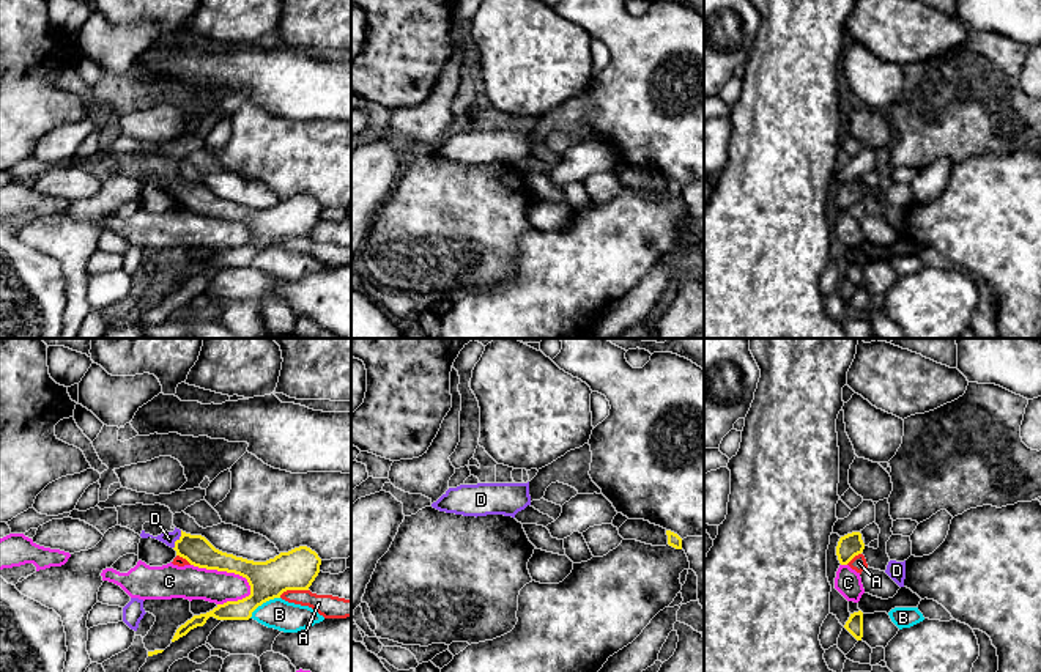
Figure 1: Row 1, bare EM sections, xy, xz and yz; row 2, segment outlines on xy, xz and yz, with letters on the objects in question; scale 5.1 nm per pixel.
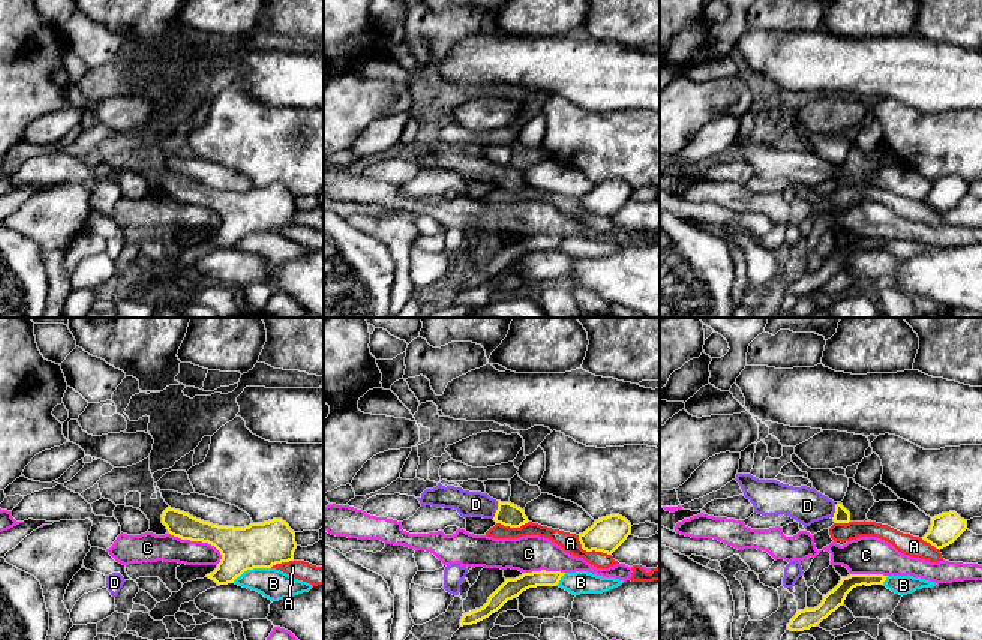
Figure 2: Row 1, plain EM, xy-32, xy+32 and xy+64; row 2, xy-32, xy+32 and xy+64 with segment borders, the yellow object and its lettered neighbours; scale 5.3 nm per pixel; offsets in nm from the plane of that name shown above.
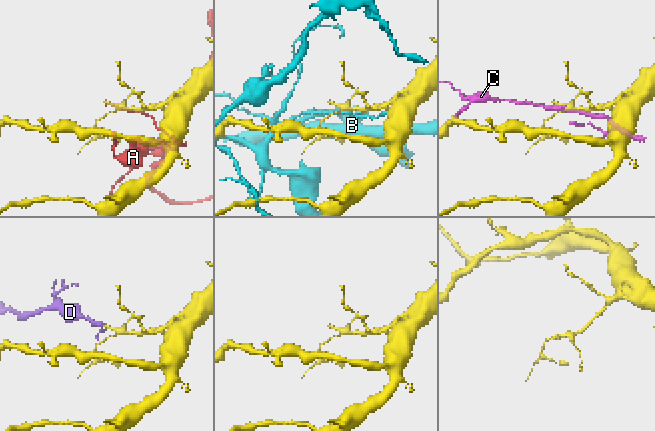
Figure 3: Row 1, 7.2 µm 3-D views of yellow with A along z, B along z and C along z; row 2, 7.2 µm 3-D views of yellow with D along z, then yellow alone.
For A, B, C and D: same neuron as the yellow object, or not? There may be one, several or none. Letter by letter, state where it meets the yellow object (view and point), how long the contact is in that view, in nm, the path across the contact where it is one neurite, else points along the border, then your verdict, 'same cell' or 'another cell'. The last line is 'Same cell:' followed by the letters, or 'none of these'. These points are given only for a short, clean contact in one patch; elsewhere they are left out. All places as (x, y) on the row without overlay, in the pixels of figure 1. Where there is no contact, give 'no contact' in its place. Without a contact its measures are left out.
A: xy (293, 236) | 160 nm | another cell
B: xy (263, 249) | 190 nm | another cell
C: xy (225, 217) | 340 nm | another cell
D: xy (177, 188) | 100 nm | across xy (196, 197), (177, 188), (169, 186) | same cell
Same cell: D

